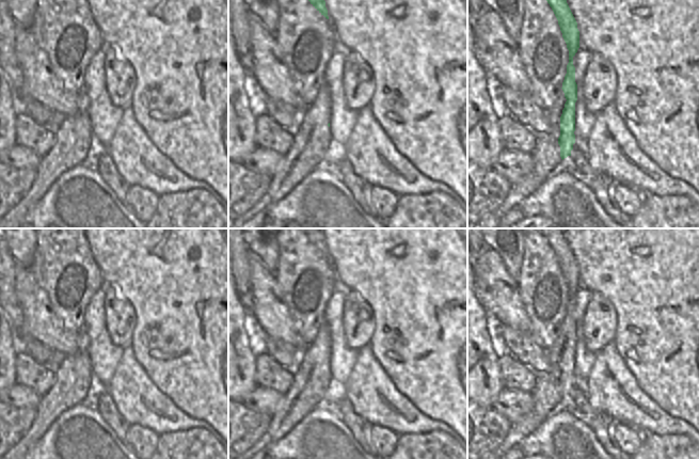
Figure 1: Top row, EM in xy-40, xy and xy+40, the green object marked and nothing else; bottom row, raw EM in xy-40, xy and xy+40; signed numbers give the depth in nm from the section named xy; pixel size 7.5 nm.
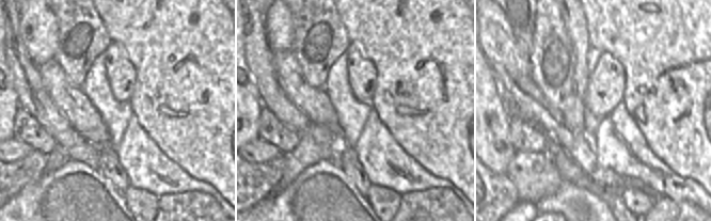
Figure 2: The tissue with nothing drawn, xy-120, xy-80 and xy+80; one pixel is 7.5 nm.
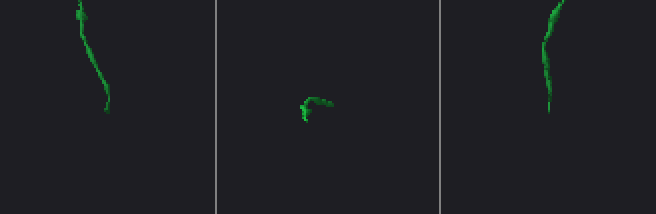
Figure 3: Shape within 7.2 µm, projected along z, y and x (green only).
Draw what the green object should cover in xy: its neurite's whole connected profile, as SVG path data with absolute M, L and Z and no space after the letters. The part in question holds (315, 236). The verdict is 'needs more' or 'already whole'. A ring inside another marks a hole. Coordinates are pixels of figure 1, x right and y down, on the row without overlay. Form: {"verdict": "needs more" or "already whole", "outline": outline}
{"verdict": "already whole", "outline": "M301 228L304 235L308 238L311 243L327 258L329 258L328 255L328 249L325 247L325 240L323 238L323 234L320 228Z"}

